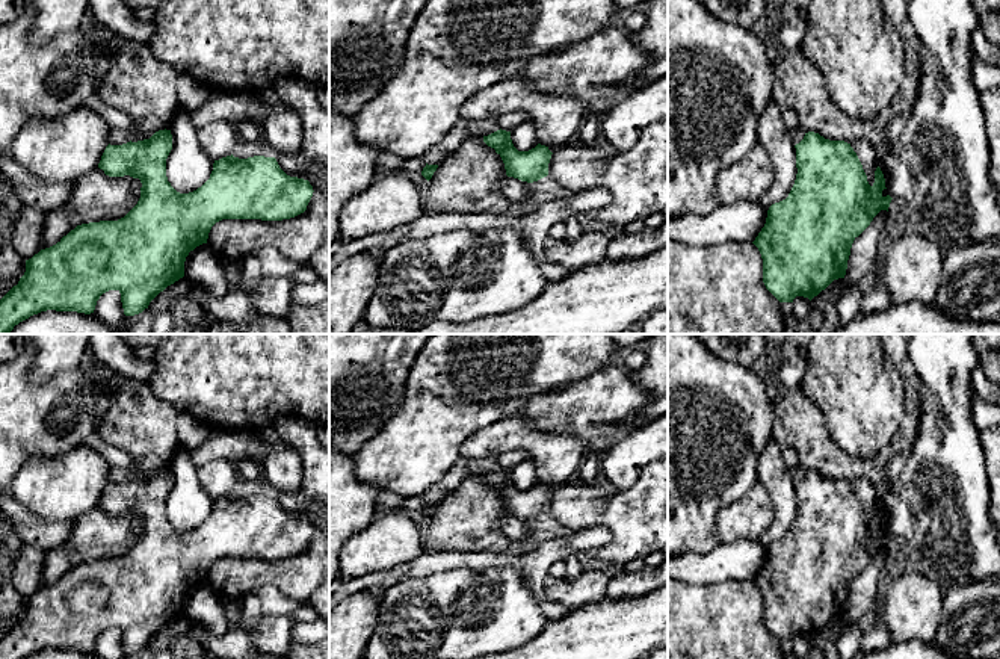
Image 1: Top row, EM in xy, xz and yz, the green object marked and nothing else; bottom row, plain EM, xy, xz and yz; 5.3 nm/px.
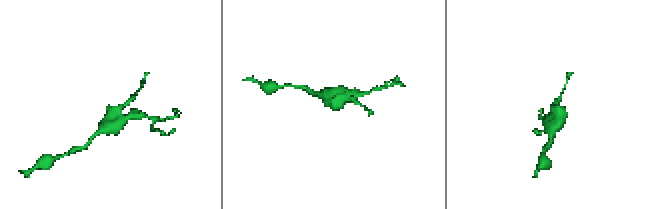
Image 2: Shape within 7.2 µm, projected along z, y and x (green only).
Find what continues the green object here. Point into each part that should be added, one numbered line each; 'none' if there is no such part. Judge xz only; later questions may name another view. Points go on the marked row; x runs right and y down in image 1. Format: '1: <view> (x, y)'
none

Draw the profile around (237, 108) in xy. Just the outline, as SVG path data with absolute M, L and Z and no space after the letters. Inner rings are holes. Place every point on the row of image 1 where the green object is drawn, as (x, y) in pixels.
M210 91L208 100L190 113L192 124L201 127L225 119L239 127L243 122L260 122L263 110L252 101L252 94L237 91Z

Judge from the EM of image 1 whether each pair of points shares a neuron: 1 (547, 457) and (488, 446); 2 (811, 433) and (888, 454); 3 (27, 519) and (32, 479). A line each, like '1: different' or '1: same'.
1: same
2: same
3: different

